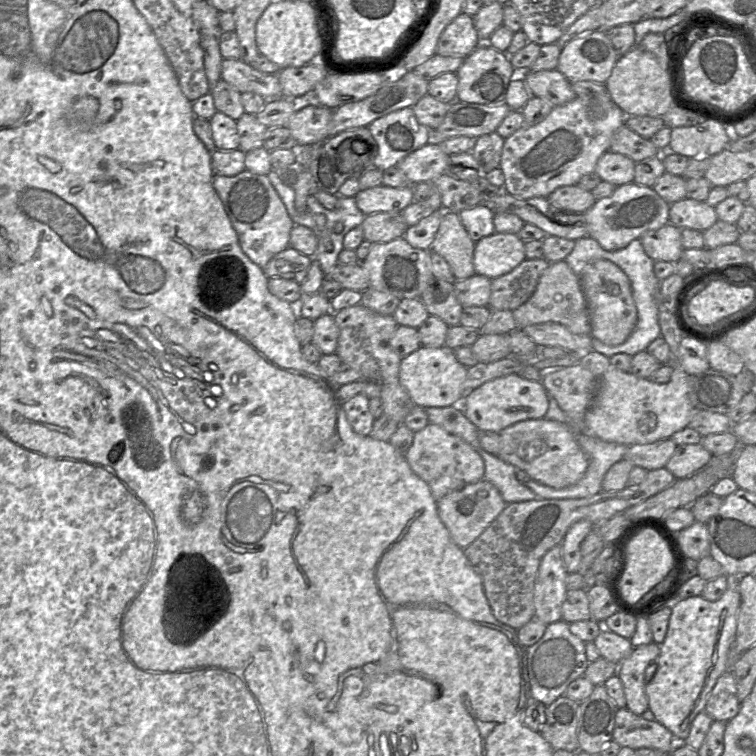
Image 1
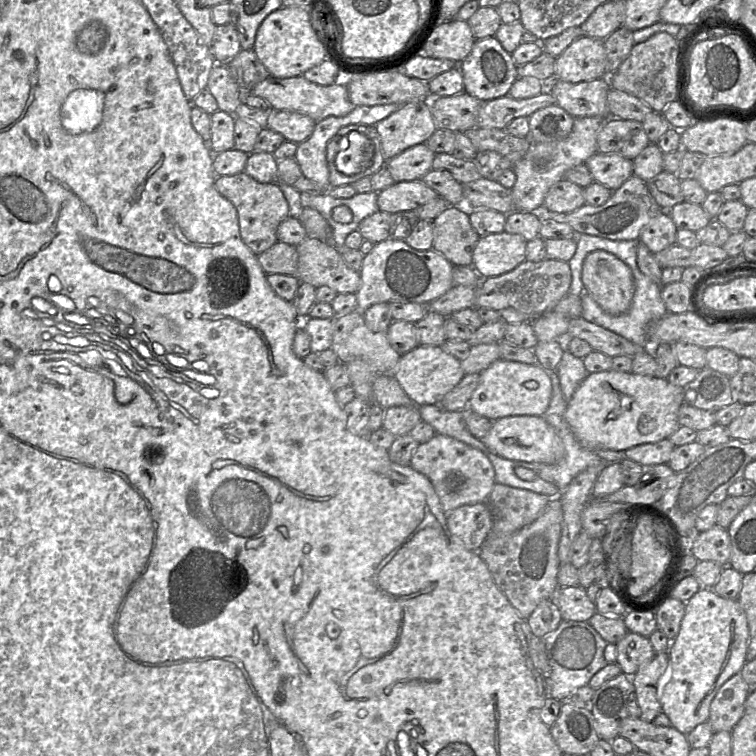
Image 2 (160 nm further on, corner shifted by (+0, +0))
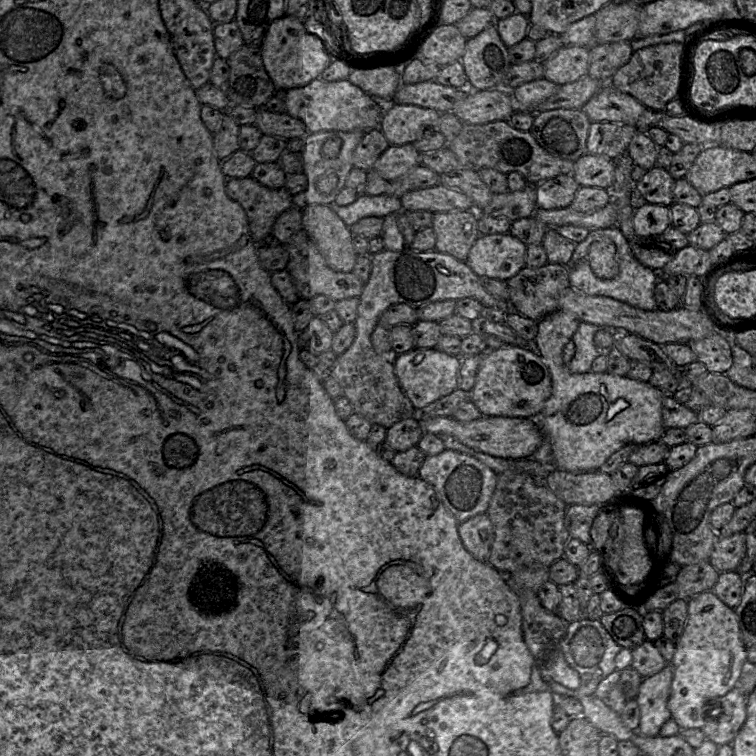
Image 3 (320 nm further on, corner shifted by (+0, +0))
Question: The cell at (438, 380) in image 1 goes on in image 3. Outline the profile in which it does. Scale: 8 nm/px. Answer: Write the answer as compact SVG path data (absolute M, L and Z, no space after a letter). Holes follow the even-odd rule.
M416 348L391 356L398 382L417 411L458 388L458 371L461 358L449 355L437 348Z

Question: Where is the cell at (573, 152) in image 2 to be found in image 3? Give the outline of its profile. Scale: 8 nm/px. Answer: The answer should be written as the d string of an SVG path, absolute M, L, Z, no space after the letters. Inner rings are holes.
M528 184L522 190L494 194L490 203L477 212L493 217L506 217L513 222L533 216L537 208L536 185Z

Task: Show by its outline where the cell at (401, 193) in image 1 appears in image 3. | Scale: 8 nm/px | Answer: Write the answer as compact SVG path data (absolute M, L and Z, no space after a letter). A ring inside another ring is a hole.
M438 184L406 192L400 197L402 211L426 210L432 213L473 210L473 202L462 192Z

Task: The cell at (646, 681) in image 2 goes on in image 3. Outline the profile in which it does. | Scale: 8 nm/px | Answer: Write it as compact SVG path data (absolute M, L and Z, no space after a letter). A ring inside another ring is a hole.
M669 663L660 672L643 678L636 697L640 709L640 734L657 736L662 725L672 718L668 708L672 678Z

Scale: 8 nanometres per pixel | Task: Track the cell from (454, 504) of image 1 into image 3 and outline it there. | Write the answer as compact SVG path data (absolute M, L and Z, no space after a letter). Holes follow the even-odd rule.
M487 513L459 523L458 533L464 547L476 559L486 561L494 539L494 529Z

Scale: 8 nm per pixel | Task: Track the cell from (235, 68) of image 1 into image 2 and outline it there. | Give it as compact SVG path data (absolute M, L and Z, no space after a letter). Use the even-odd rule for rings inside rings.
M270 75L255 85L252 93L264 98L274 110L298 112L309 116L314 121L329 116L345 116L356 107L349 99L345 84L319 85L308 81L303 75L289 78L277 78Z

